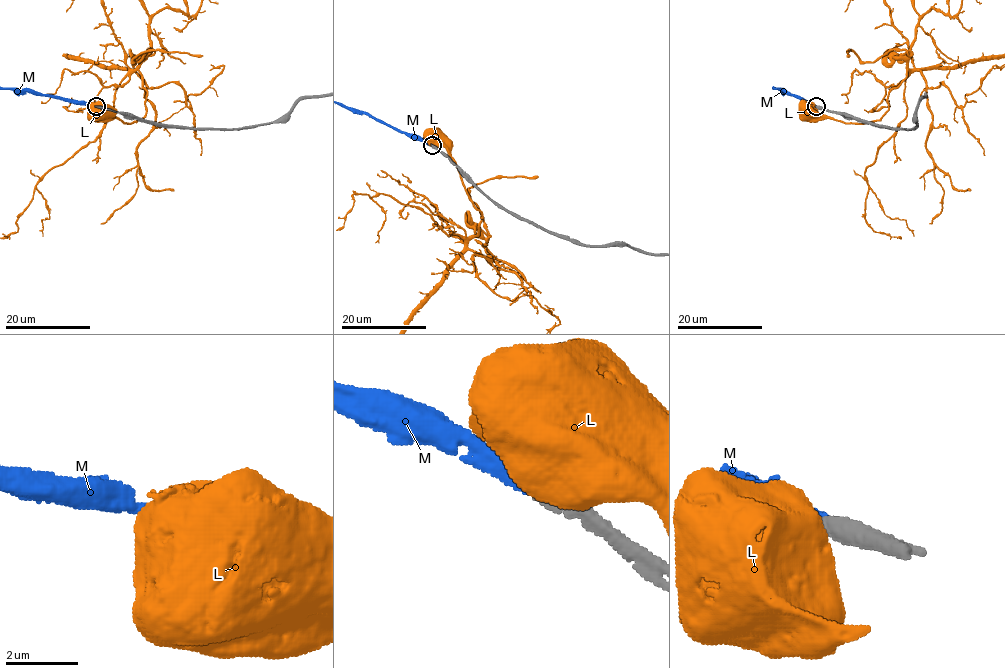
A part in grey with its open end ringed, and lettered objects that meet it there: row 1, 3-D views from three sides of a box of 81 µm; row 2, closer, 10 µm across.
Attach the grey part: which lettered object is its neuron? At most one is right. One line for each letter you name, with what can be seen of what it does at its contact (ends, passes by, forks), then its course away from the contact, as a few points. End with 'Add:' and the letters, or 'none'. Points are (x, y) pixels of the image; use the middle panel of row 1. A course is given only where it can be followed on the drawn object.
M: It ends there
Add: M

